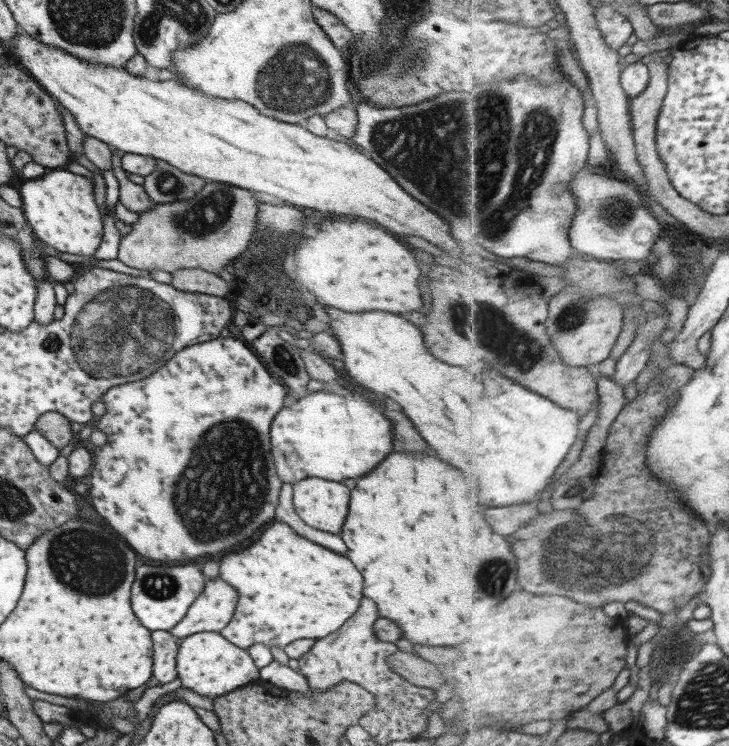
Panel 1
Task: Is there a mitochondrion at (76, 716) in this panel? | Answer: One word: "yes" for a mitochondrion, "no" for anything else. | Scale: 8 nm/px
no

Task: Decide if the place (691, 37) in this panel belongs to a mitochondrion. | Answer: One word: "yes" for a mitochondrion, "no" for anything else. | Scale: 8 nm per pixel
no

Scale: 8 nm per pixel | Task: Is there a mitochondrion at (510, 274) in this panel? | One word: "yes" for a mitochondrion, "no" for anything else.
no

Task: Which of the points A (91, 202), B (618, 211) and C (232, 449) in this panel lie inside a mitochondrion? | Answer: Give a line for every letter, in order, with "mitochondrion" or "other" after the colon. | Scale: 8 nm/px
A: other
B: mitochondrion
C: mitochondrion

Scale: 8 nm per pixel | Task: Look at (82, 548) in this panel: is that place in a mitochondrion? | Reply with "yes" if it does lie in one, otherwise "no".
yes

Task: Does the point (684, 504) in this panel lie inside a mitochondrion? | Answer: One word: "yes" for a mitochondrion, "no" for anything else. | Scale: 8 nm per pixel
no

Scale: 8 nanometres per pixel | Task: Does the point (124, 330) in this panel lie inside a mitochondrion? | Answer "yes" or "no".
yes

